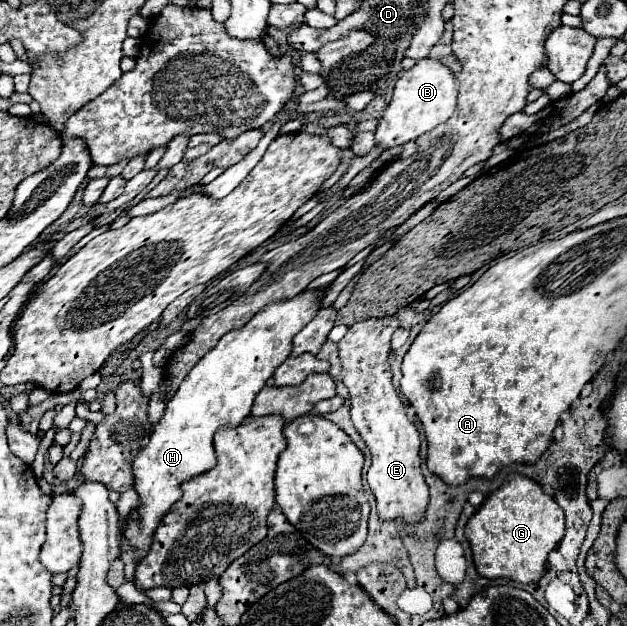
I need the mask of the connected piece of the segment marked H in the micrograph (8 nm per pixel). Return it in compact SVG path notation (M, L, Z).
M326 289L304 291L294 299L266 305L266 309L256 313L256 317L244 329L226 333L218 345L192 367L174 397L166 403L162 419L152 429L150 443L132 461L132 489L138 493L138 505L132 509L126 521L128 525L124 527L124 539L128 541L136 559L146 557L158 521L162 521L166 509L170 509L182 497L180 485L216 465L212 445L214 433L220 427L238 427L248 417L258 389L262 389L274 369L288 359L292 337L312 321L324 295Z

